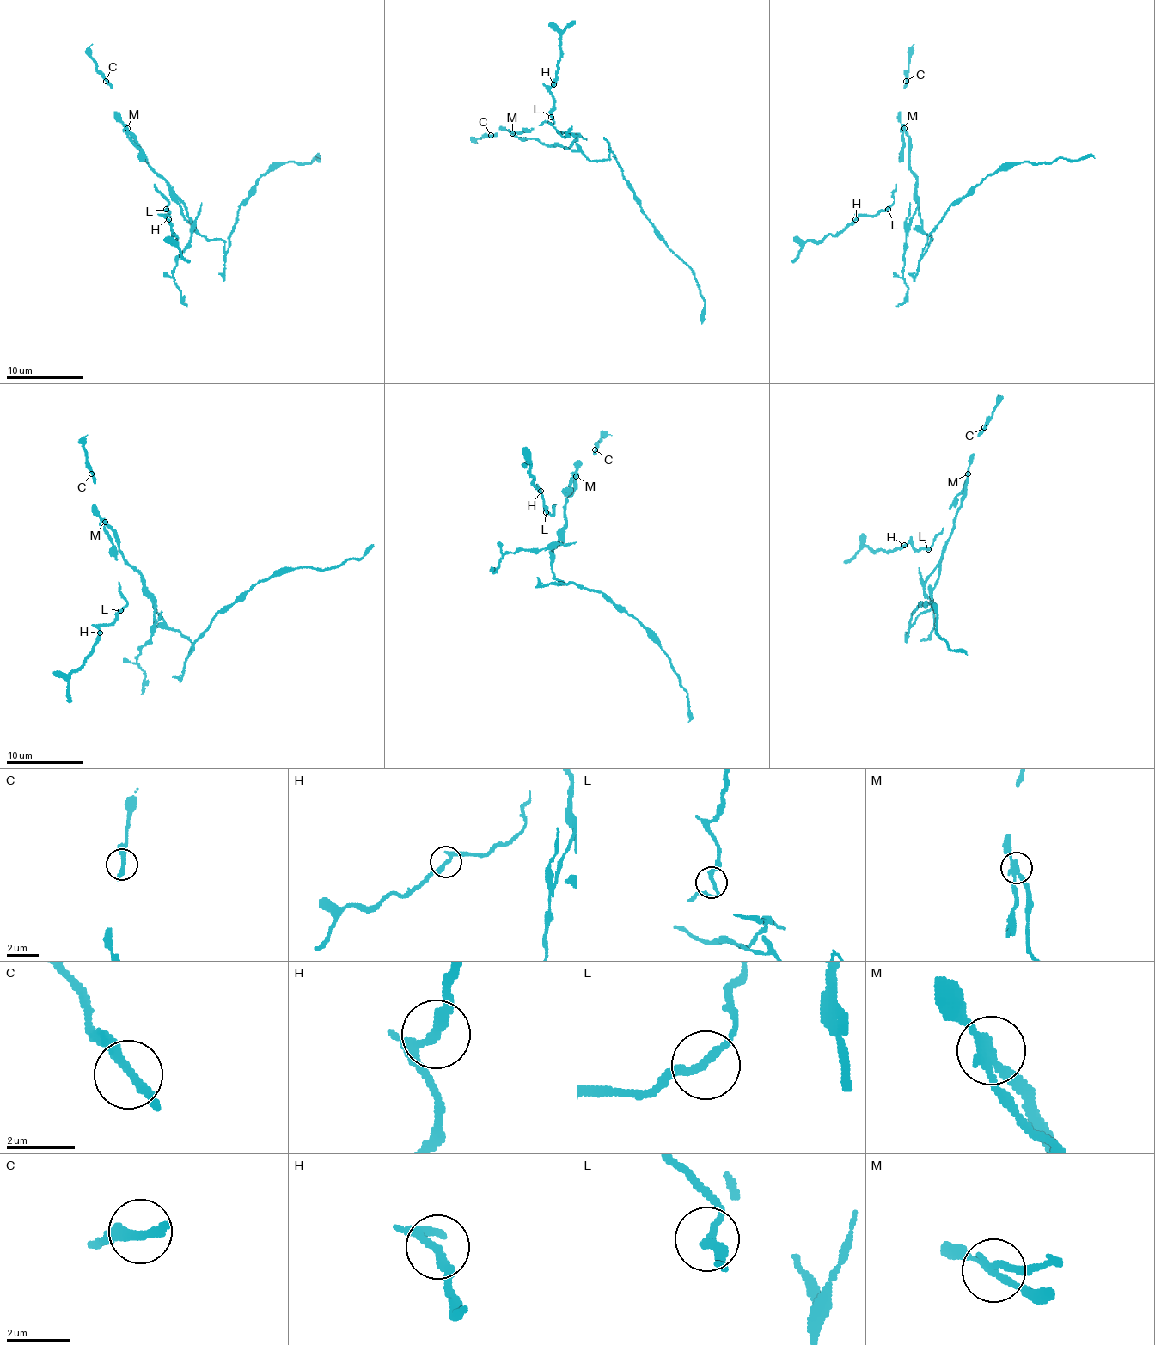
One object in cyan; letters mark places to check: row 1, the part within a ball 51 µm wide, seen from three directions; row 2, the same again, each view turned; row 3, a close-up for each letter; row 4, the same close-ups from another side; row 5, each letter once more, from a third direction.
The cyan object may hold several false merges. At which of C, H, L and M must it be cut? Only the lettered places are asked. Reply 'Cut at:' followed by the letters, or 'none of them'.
Cut at: M

